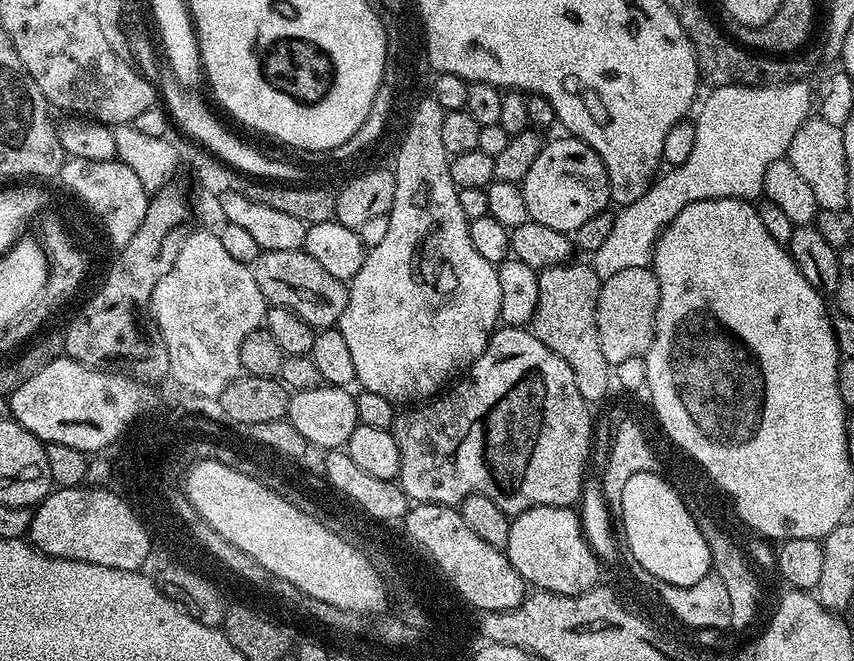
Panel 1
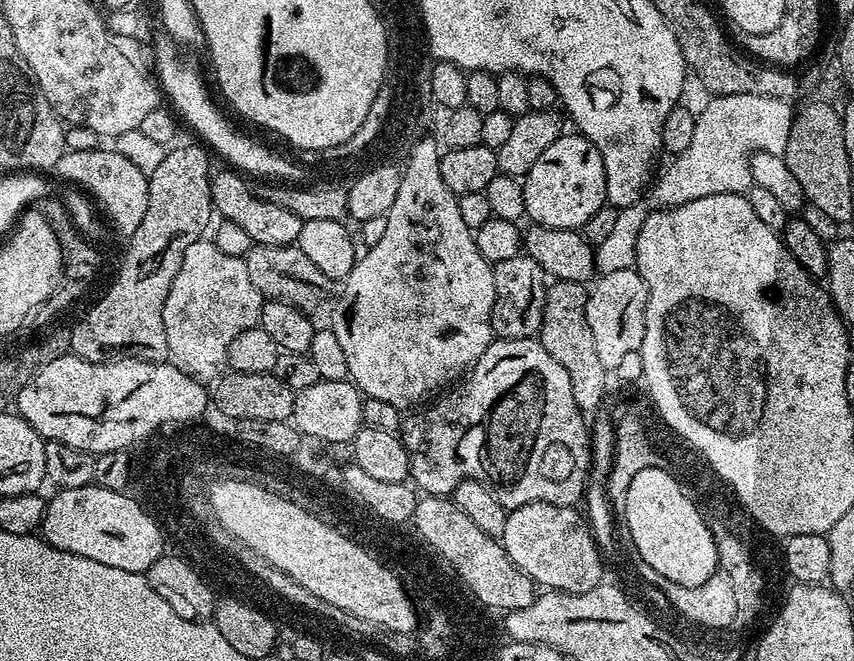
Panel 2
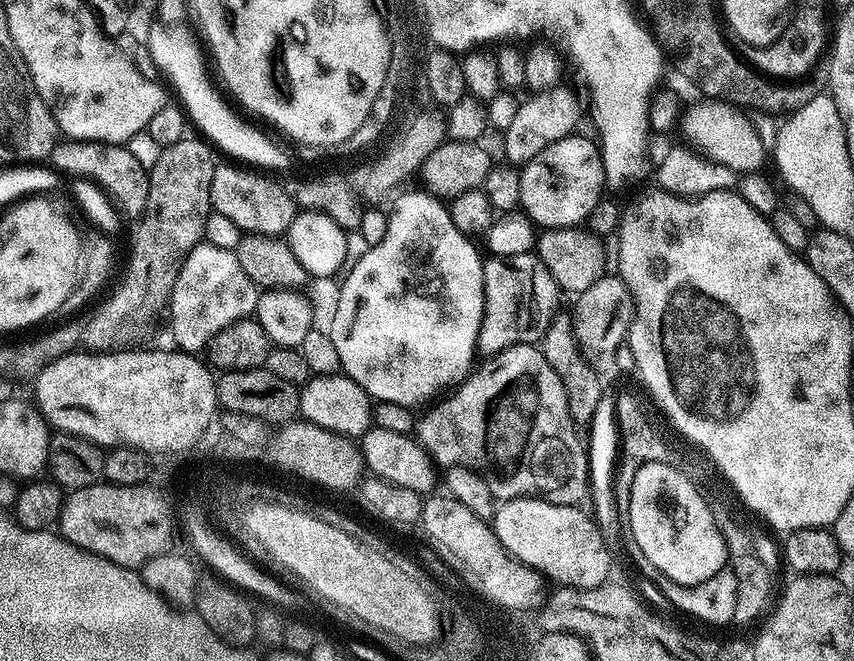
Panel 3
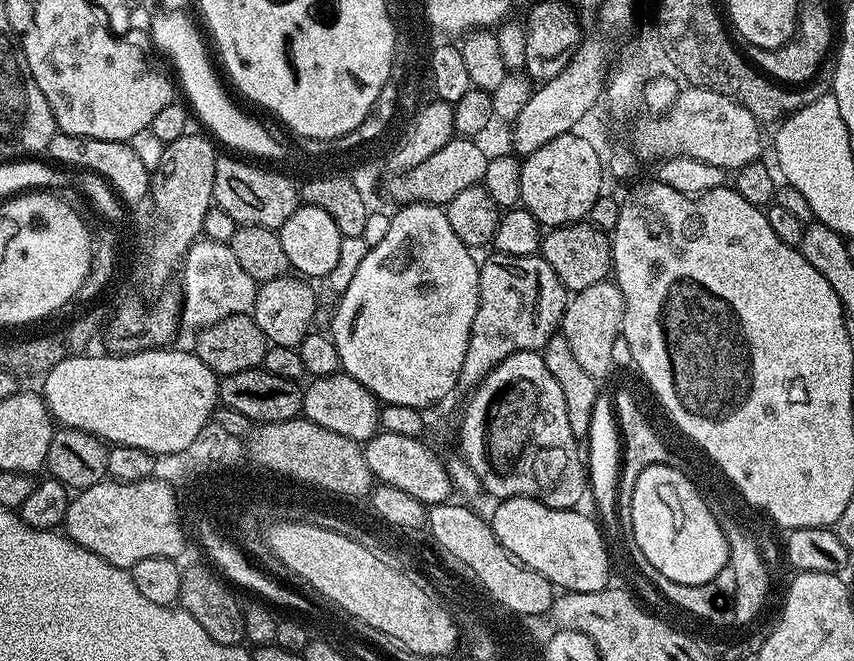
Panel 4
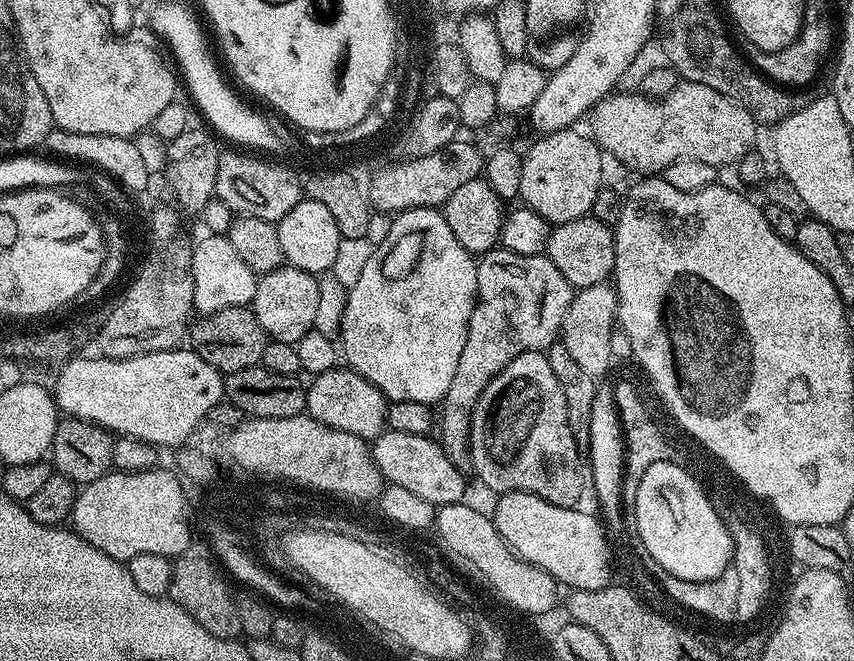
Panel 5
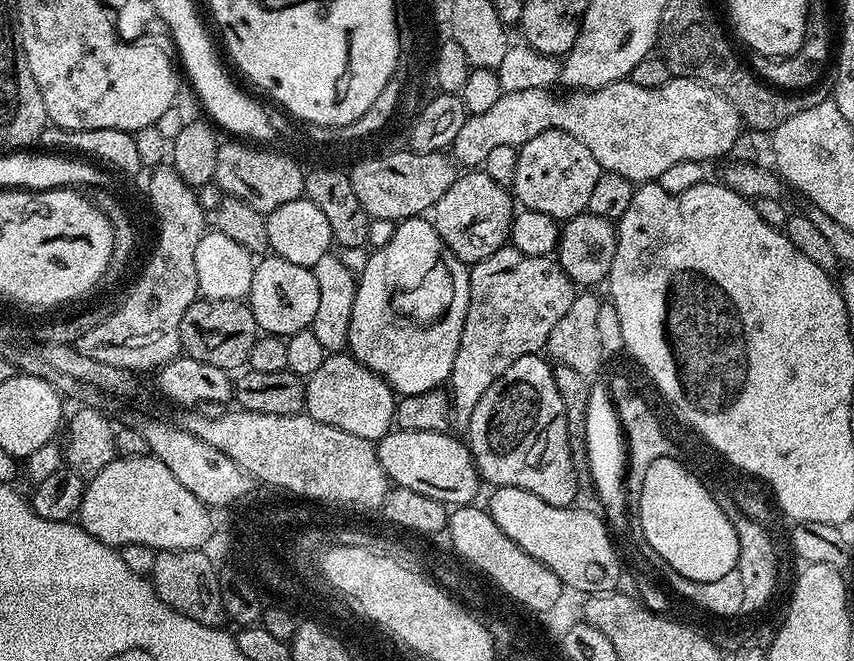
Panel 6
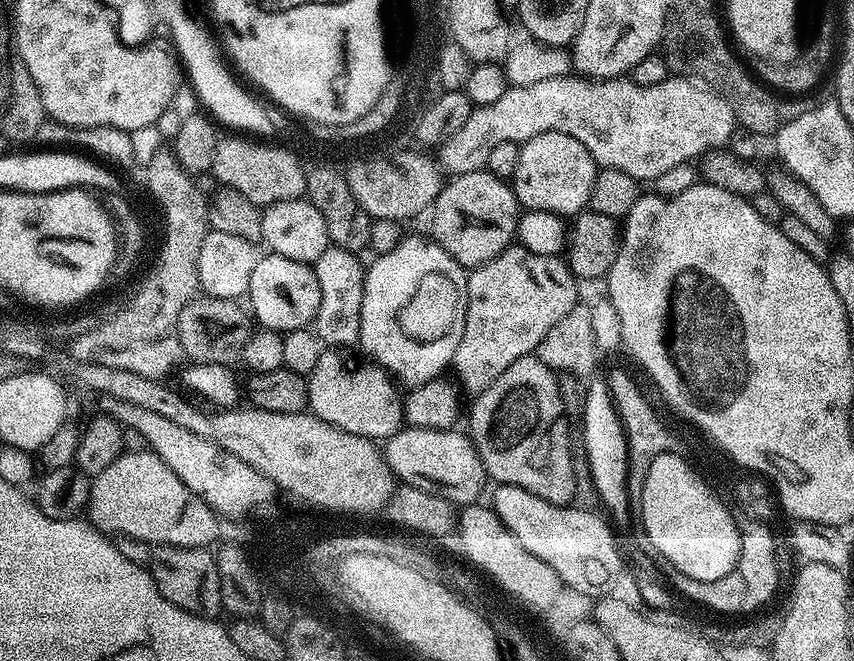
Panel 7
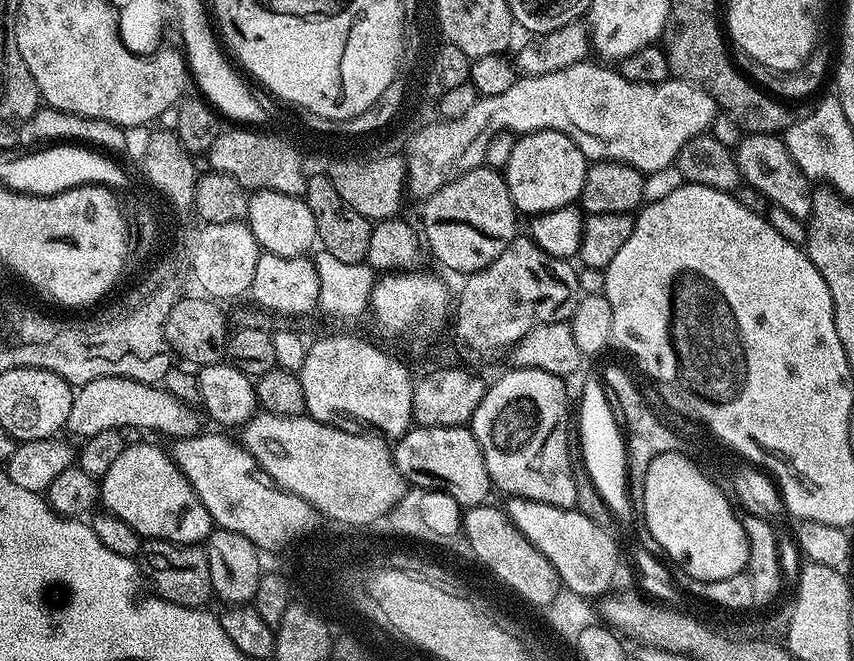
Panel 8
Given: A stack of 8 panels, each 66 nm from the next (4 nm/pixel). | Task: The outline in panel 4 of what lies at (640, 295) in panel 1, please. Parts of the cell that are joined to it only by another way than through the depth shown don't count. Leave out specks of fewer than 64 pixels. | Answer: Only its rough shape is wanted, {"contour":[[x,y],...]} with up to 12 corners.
{"contour":[[614,282],[586,286],[564,309],[562,335],[597,382],[614,372],[624,327]]}

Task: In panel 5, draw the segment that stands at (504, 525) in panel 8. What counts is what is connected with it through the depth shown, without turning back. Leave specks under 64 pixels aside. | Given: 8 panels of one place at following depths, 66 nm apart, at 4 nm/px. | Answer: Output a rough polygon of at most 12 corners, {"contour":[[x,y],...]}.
{"contour":[[468,502],[436,510],[452,547],[522,611],[558,603],[558,582],[523,560],[491,515]]}

